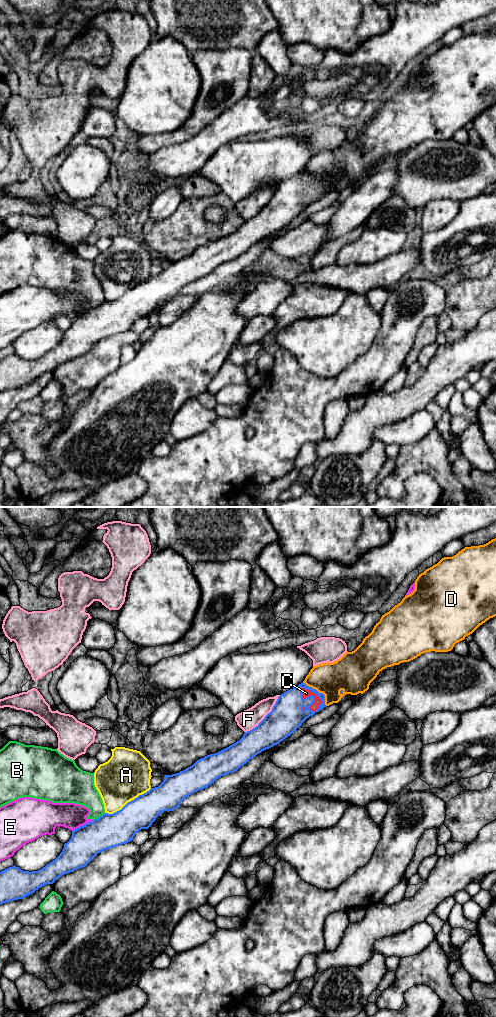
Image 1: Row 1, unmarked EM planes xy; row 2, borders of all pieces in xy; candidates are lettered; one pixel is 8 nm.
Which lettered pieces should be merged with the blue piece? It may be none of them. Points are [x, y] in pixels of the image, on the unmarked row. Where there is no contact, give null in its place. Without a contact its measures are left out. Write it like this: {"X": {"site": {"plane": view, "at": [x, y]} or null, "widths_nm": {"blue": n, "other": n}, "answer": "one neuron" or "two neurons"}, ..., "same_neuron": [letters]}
{"A": {"site": {"plane": "xy", "at": [128, 290]}, "widths_nm": {"blue": 260, "other": 380}, "answer": "two neurons"}, "B": {"site": {"plane": "xy", "at": [100, 304]}, "widths_nm": {"blue": 280, "other": 220}, "answer": "two neurons"}, "C": {"site": {"plane": "xy", "at": [316, 182]}, "widths_nm": {"blue": 220, "other": 60}, "answer": "one neuron"}, "D": {"site": {"plane": "xy", "at": [318, 180]}, "widths_nm": {"blue": 220, "other": 260}, "answer": "two neurons"}, "E": {"site": {"plane": "xy", "at": [83, 313]}, "widths_nm": {"blue": 280, "other": 200}, "answer": "two neurons"}, "F": {"site": {"plane": "xy", "at": [265, 204]}, "widths_nm": {"blue": 260, "other": 160}, "answer": "two neurons"}, "same_neuron": ["C"]}

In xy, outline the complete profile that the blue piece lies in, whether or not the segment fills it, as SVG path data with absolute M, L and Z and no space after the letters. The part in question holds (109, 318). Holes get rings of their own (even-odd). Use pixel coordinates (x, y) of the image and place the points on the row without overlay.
M304 170L281 182L272 199L252 218L229 235L197 248L192 254L179 261L165 263L163 270L146 281L128 290L121 298L105 301L92 310L72 319L71 327L64 332L60 343L38 359L23 359L15 353L0 360L0 393L22 387L46 372L53 372L62 363L85 355L98 341L132 329L141 317L148 317L158 303L173 299L189 283L202 278L221 264L237 259L262 239L279 232L290 224L301 212L325 193L325 183L307 174Z

